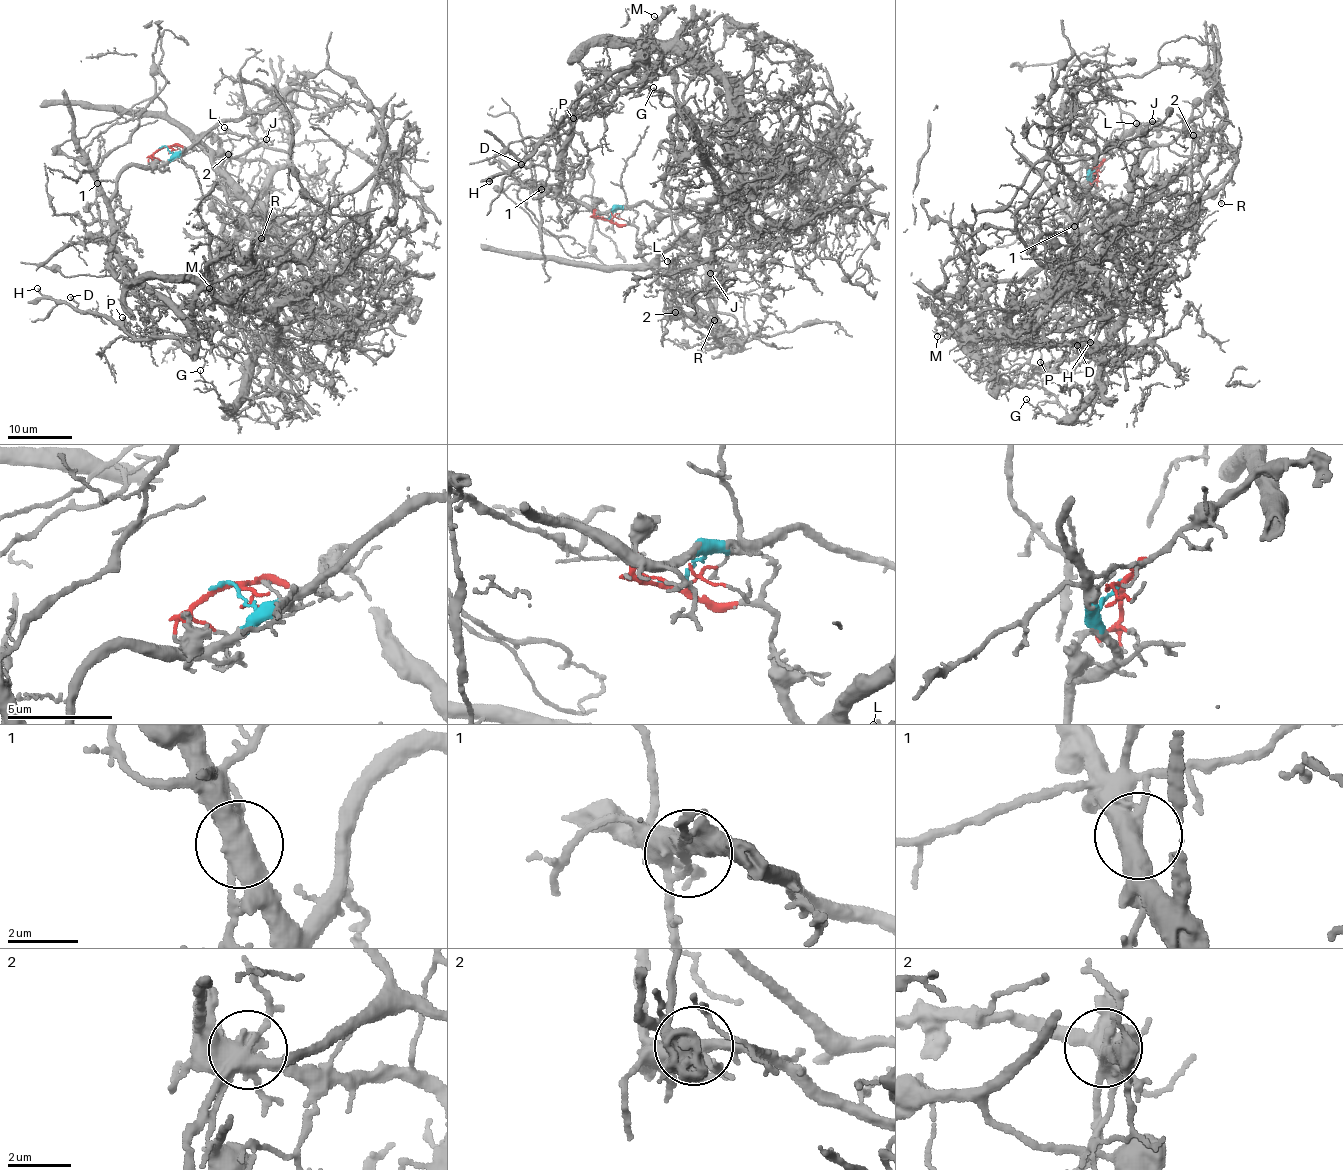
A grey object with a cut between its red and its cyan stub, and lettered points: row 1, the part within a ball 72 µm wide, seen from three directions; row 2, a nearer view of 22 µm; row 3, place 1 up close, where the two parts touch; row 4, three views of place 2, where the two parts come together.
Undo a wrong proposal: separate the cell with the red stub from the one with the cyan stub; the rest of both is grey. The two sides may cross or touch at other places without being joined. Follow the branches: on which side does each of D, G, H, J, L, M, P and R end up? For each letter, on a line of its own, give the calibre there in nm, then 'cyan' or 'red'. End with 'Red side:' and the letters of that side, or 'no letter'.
D: 170 nm | cyan
G: 110 nm | cyan
H: 160 nm | cyan
J: 110 nm | red
L: 150 nm | red
M: 40 nm | cyan
P: 120 nm | cyan
R: 130 nm | red
Red side: J, L, R

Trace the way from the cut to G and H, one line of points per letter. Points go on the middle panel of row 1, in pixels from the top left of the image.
G: (606, 219), (615, 210), (520, 188), (568, 255), (610, 269), (690, 240), (717, 195), (704, 145), (653, 87)
H: (606, 219), (613, 210), (555, 191), (560, 153), (570, 126), (646, 61), (592, 86), (489, 181)

